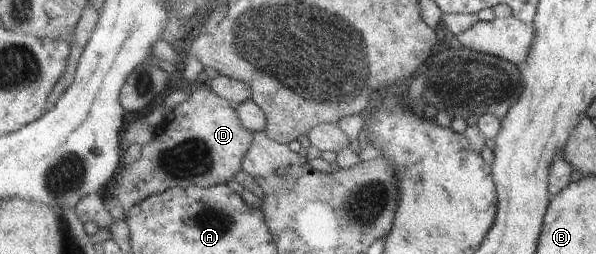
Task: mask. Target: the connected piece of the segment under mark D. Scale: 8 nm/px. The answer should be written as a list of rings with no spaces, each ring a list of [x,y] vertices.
[[[193,85],[186,90],[191,92],[190,96],[165,115],[164,122],[155,129],[154,140],[148,146],[141,147],[139,159],[136,161],[126,159],[117,175],[117,198],[127,213],[148,197],[171,188],[185,189],[191,186],[208,188],[228,184],[239,171],[243,170],[242,163],[254,142],[254,132],[242,124],[234,105],[218,96],[209,86]]]

